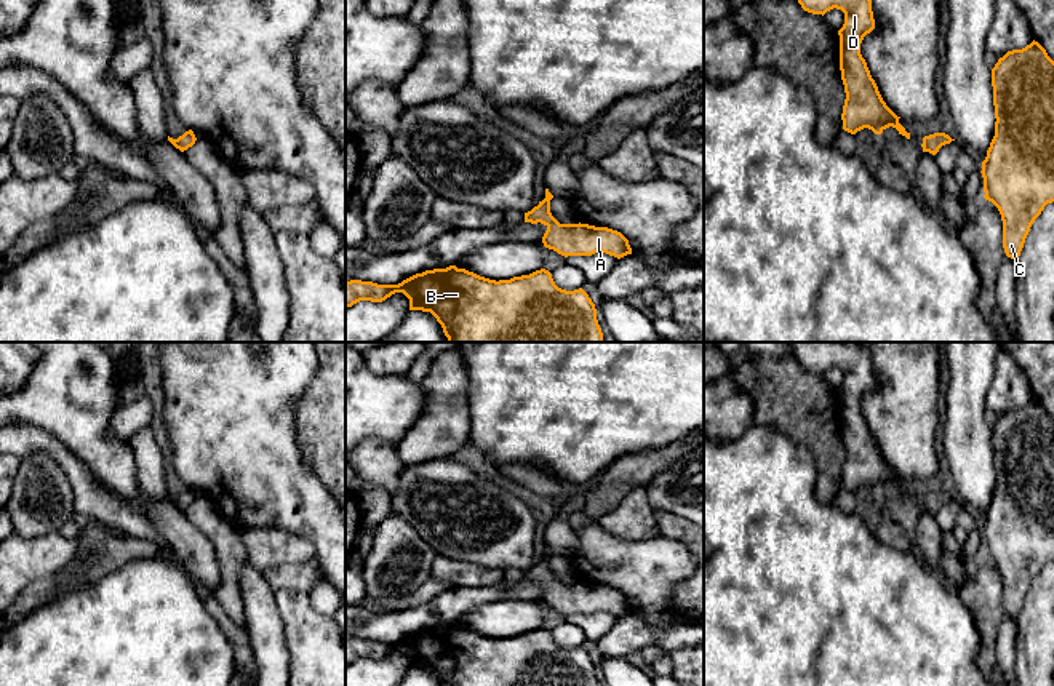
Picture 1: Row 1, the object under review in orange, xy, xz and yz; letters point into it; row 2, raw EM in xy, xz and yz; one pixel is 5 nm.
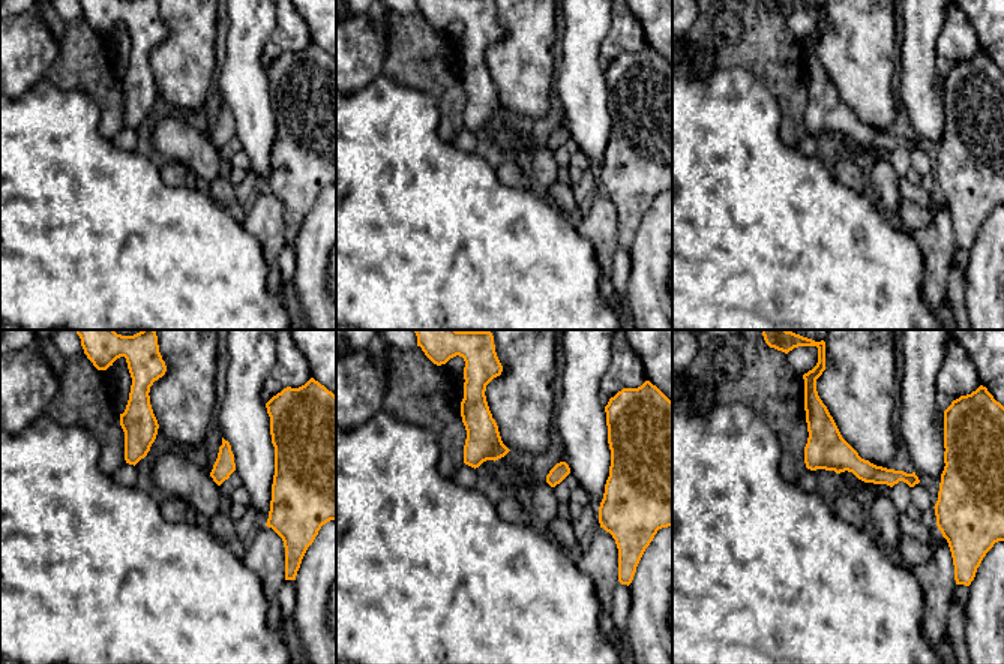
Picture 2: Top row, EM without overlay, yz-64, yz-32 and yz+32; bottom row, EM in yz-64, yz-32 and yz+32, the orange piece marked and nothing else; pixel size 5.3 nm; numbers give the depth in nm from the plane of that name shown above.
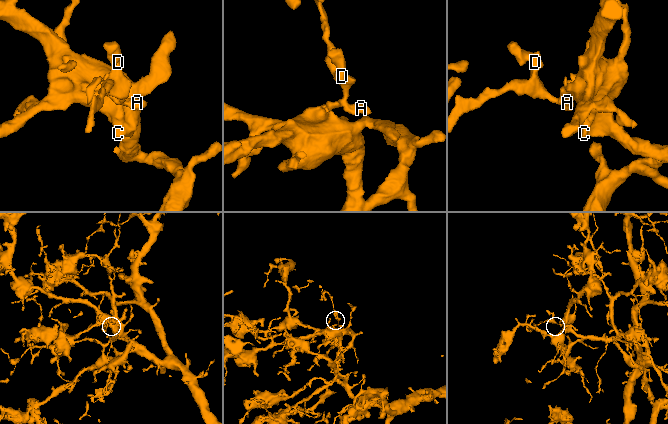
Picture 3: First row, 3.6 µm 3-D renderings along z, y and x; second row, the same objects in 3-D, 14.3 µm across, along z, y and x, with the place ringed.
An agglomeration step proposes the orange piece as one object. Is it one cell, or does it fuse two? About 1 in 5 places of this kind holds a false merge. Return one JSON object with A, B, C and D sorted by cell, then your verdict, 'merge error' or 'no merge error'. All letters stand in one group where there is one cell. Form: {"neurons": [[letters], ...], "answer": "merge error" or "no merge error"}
{"neurons": [["A", "B", "C", "D"]], "answer": "no merge error"}

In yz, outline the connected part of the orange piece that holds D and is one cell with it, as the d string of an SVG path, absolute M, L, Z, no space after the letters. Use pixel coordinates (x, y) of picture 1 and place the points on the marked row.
M798 0L801 8L812 14L825 14L836 8L844 13L844 24L840 35L840 70L844 85L843 130L856 134L868 128L881 134L892 126L899 134L910 139L910 133L899 123L899 118L883 101L875 80L870 75L865 59L860 54L860 43L875 29L872 0Z

